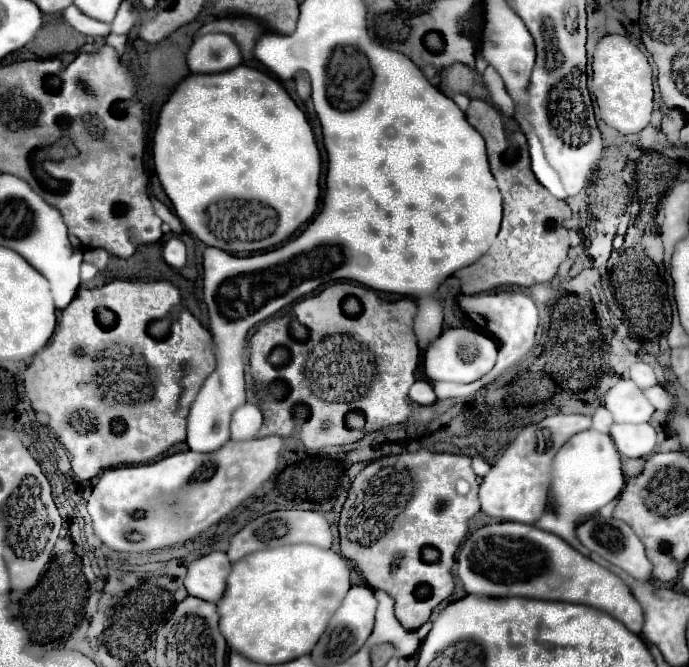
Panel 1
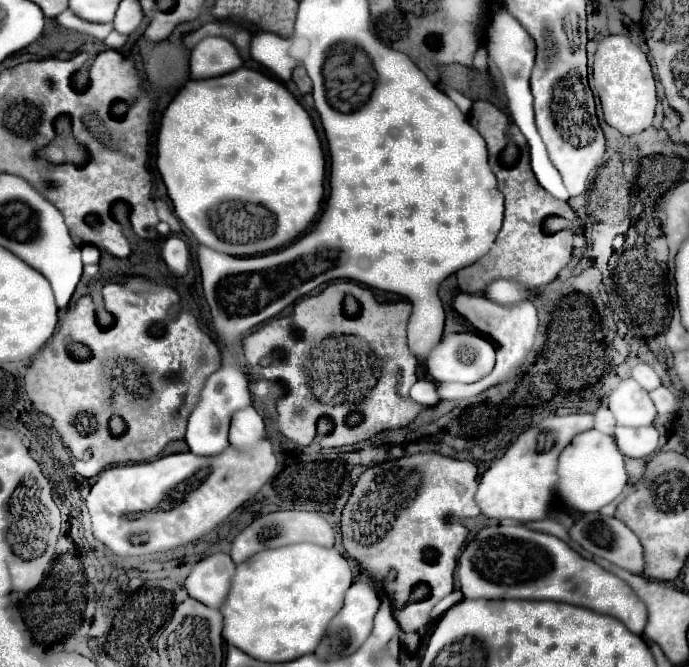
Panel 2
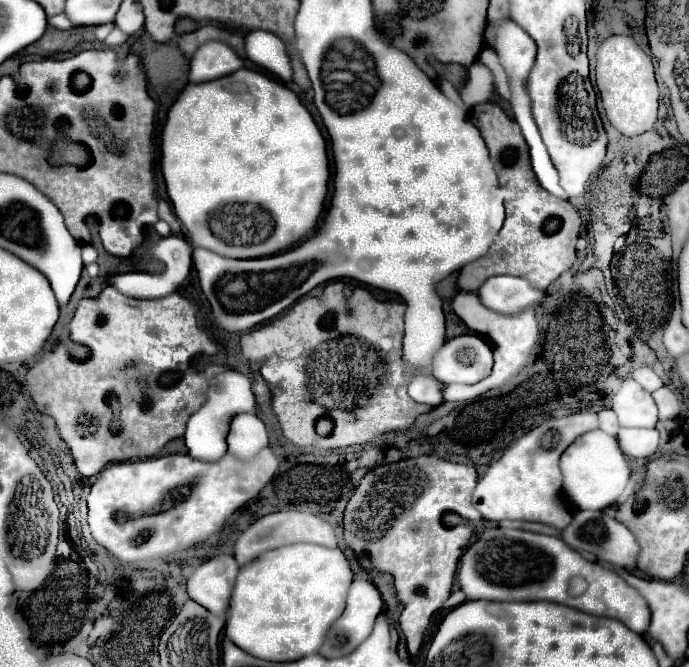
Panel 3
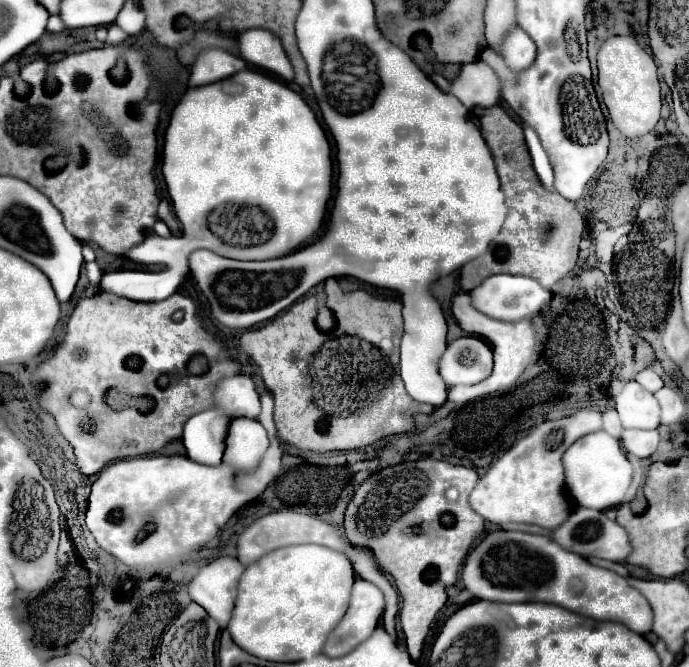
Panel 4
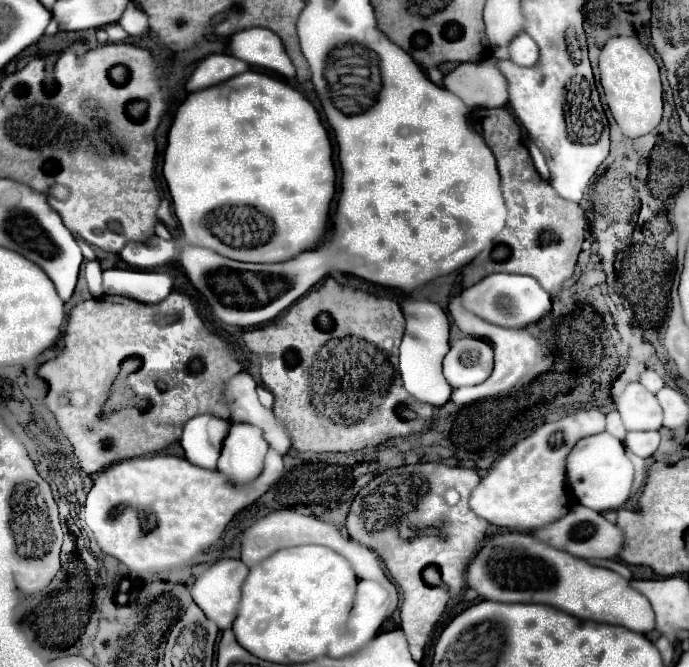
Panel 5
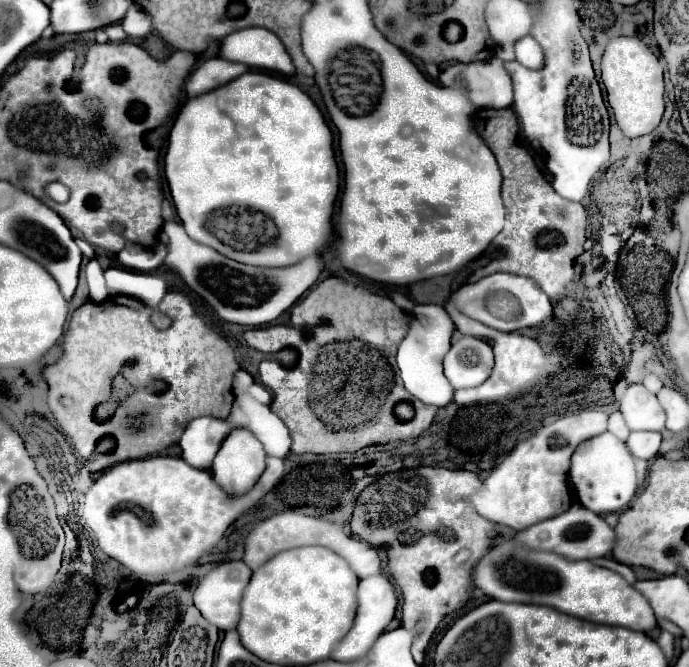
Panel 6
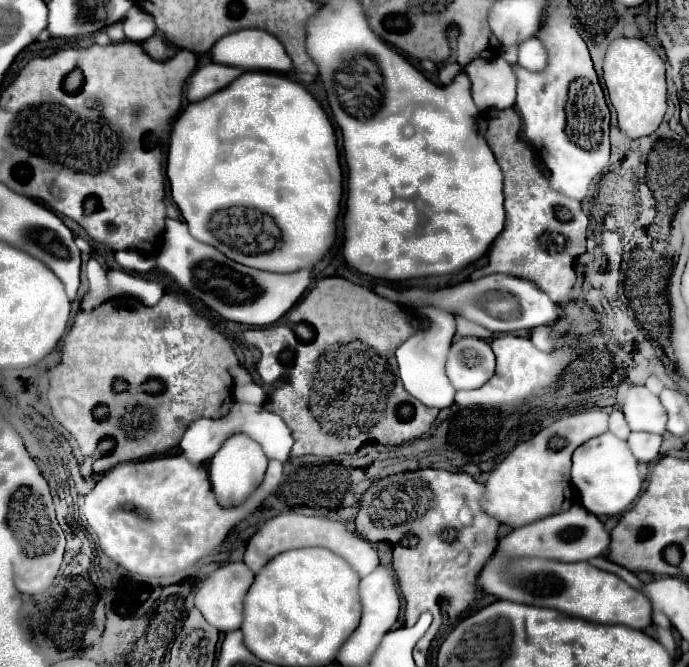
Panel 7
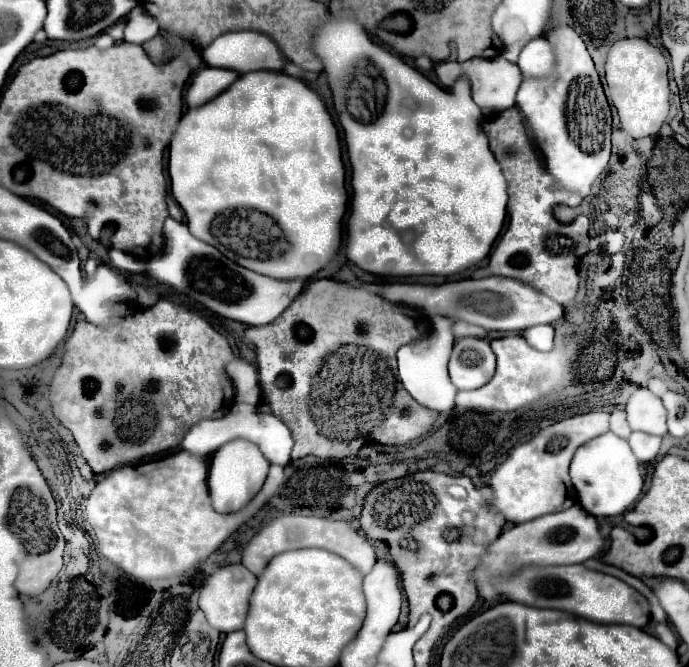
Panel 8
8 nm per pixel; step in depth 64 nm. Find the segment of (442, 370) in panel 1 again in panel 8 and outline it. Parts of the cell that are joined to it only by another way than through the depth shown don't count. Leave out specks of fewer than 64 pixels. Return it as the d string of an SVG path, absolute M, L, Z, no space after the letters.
M460 338L454 342L448 372L458 390L474 390L490 382L496 368L496 356L486 338Z

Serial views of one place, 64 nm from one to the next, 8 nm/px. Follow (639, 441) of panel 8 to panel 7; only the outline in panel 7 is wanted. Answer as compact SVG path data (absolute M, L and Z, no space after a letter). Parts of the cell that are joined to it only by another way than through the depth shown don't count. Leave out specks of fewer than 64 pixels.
M632 432L628 438L628 446L636 456L636 460L640 462L654 462L660 456L658 454L660 442L662 442L662 436L650 434L650 432Z

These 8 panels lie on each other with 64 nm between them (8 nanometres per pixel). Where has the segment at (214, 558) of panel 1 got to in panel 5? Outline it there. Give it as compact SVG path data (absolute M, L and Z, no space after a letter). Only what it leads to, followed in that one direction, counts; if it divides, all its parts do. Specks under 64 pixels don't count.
M222 558L202 572L192 584L192 600L204 610L204 614L216 622L220 630L232 626L236 608L240 602L240 584L248 574L248 566L242 560Z

